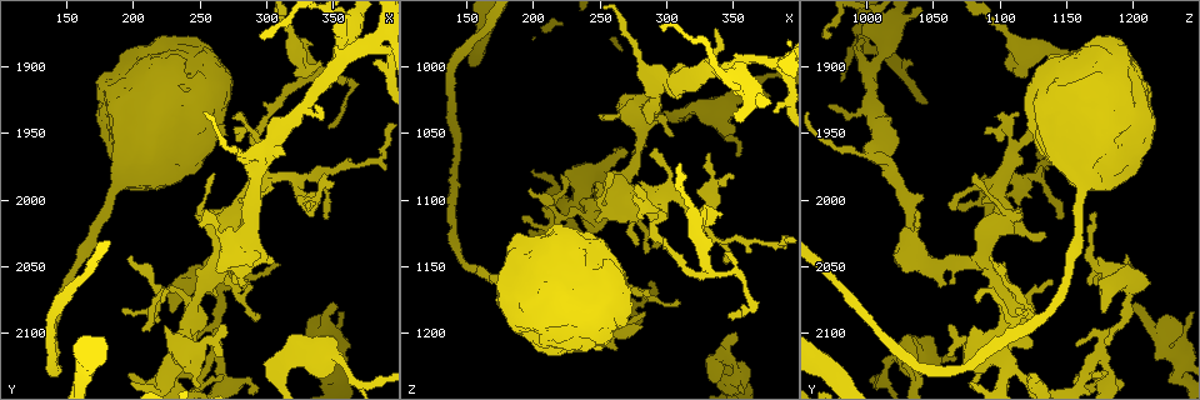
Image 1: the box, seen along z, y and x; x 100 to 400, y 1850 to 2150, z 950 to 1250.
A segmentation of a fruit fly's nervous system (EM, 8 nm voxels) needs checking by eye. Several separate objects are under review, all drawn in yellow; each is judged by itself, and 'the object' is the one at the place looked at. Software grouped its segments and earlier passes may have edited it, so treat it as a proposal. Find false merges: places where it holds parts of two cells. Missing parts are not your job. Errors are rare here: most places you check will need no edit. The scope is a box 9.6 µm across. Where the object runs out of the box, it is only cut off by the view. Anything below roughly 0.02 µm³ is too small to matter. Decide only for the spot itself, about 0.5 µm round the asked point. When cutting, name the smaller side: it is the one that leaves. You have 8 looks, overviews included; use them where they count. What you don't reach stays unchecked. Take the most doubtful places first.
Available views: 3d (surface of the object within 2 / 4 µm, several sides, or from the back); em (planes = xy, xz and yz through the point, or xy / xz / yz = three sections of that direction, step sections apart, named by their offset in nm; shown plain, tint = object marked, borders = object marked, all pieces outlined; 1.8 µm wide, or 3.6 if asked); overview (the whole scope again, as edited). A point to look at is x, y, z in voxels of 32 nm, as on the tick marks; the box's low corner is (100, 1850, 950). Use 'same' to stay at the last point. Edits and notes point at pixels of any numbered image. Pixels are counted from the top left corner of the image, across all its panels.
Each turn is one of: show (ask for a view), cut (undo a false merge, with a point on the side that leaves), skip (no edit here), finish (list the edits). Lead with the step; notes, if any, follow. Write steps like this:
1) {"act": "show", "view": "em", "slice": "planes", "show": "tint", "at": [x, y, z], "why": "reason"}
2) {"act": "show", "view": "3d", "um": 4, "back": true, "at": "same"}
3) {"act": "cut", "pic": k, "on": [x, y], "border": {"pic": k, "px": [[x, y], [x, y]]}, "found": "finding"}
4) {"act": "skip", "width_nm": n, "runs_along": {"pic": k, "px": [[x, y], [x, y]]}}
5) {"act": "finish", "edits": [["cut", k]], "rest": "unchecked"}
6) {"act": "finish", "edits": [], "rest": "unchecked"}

{"act": "show", "view": "em", "slice": "xy", "step": 16, "show": "tint", "at": [260, 2112, 1176]}

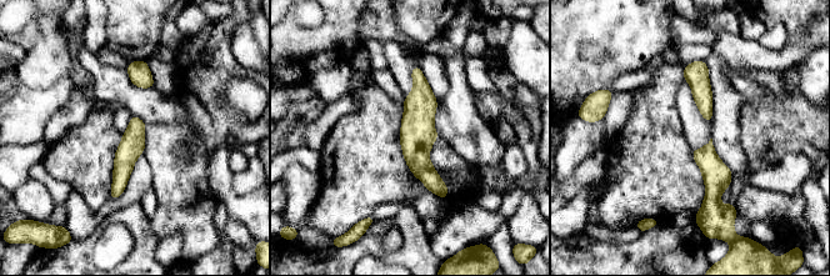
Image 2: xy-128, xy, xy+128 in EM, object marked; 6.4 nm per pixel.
{"act": "skip", "runs_along": {"pic": 2, "px": [[416, 70], [419, 164], [443, 194]]}, "found": "one cell here"}

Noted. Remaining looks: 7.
{"act": "show", "view": "3d", "um": 4, "at": [346, 2116, 1236], "why": "sharp bend"}

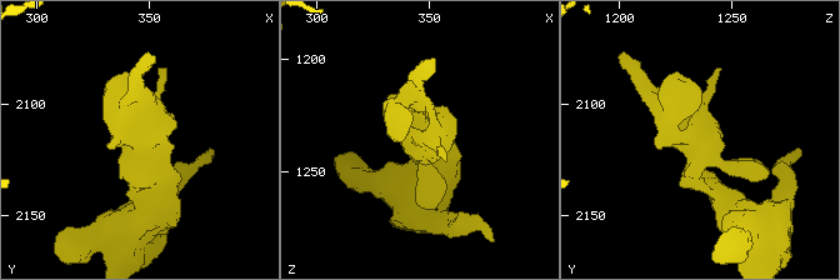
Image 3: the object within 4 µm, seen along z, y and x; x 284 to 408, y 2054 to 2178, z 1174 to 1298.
{"act": "show", "view": "em", "slice": "xy", "step": 16, "show": "tint", "at": [346, 2116, 1235], "why": "now the EM"}

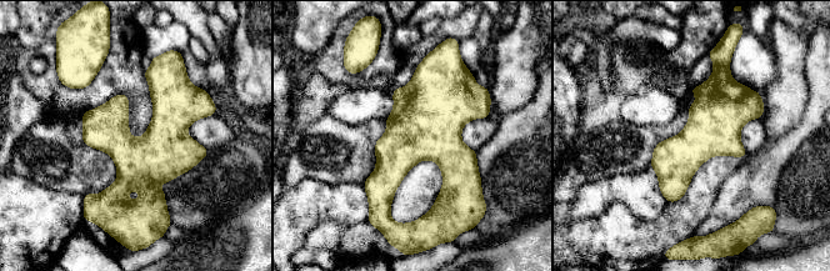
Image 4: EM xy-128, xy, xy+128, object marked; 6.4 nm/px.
{"act": "skip", "width_nm": 240, "found": "all the same cell"}

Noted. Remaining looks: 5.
{"act": "show", "view": "em", "slice": "xz", "step": 4, "show": "tint", "at": [358, 2124, 1014], "why": "thin arm on a thick one"}

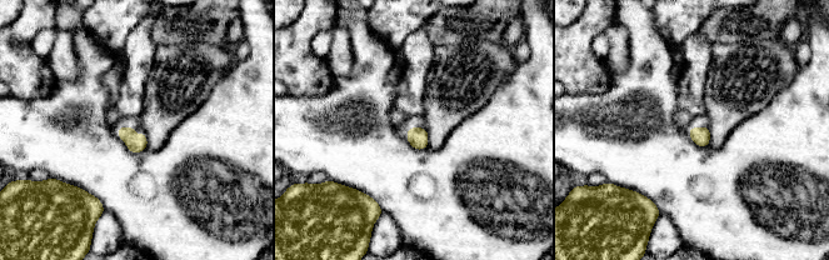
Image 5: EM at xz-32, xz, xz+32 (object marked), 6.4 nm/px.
{"act": "skip", "width_nm": 110, "found": "one cell here"}

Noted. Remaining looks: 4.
{"act": "show", "view": "em", "slice": "planes", "show": "tint", "at": [268, 2050, 1088], "why": "branch point"}

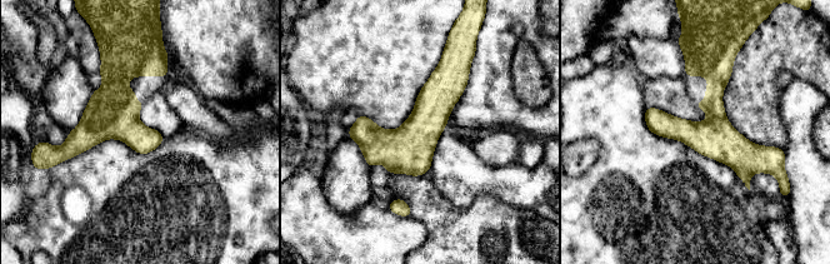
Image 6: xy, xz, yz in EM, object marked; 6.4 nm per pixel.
{"act": "skip", "runs_along": {"pic": 6, "px": [[694, 59], [714, 79], [716, 133], [746, 180]]}, "found": "continuous, no second cell"}

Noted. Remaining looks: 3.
{"act": "finish", "edits": [], "rest": "unchecked"}

